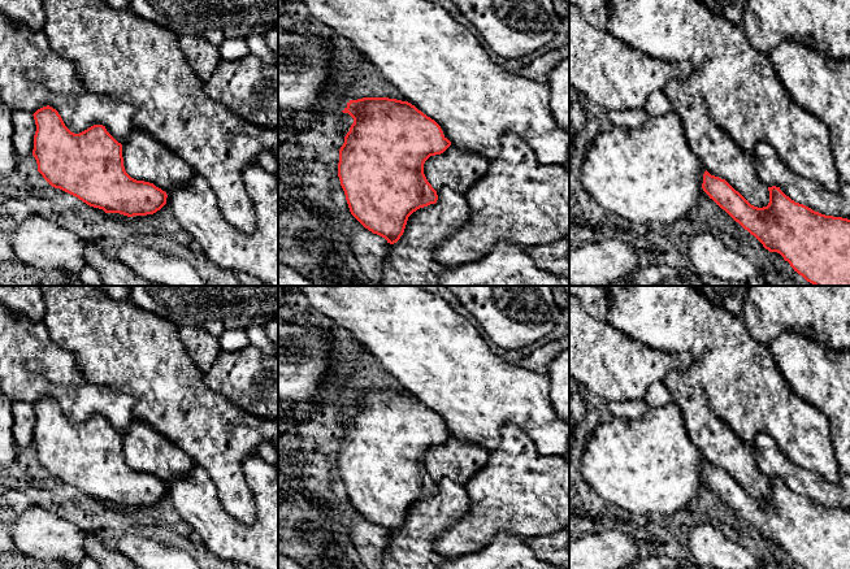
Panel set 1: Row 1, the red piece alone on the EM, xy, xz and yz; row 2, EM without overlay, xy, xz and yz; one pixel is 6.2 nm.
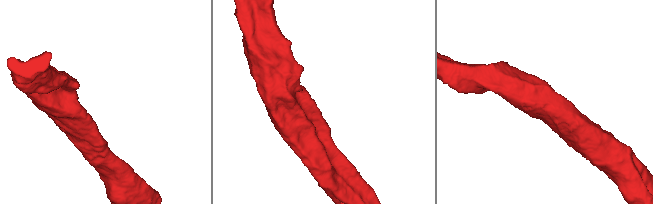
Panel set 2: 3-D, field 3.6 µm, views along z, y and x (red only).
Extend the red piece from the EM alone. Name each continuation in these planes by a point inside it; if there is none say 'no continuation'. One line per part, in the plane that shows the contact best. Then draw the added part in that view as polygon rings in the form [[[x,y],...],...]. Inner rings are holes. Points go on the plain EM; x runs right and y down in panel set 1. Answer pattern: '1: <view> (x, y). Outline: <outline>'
no continuation

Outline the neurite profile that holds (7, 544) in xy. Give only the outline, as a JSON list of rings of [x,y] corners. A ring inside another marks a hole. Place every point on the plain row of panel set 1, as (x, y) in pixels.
[[[0,525],[0,555],[8,553],[8,552],[21,553],[16,547],[13,539],[8,534],[6,527]]]

